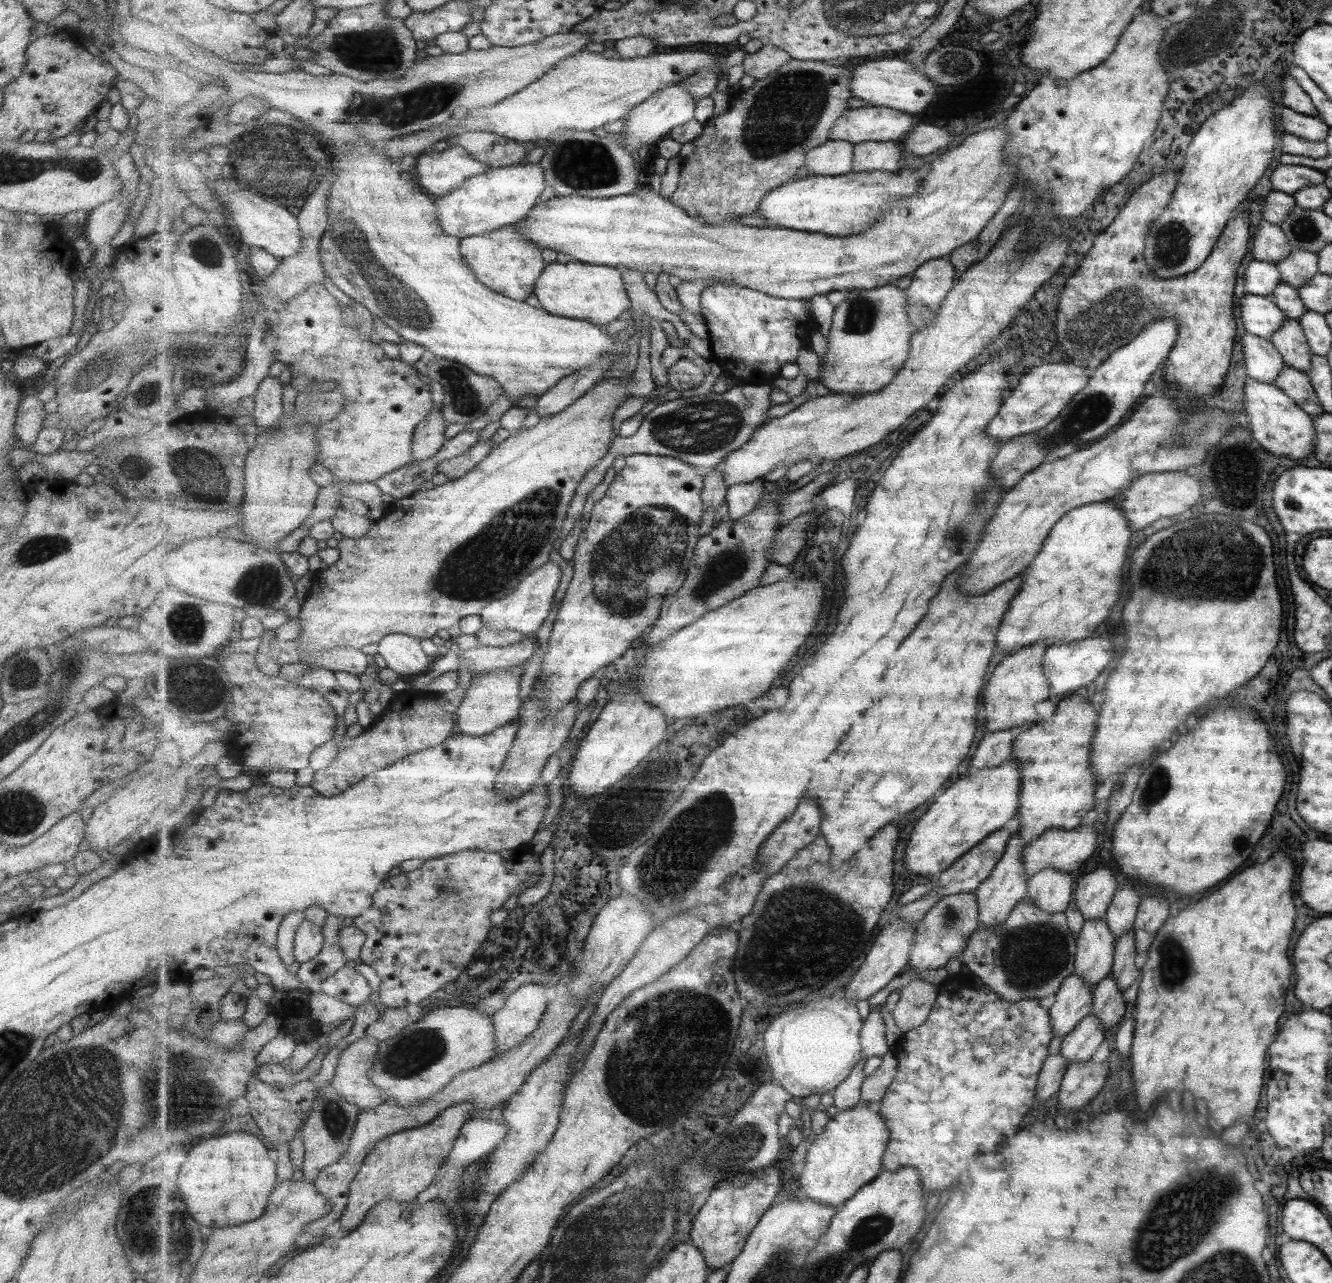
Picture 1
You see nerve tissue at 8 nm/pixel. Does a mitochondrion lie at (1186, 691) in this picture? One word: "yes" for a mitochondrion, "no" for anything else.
no

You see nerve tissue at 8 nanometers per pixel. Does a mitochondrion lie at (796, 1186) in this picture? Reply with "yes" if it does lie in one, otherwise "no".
no

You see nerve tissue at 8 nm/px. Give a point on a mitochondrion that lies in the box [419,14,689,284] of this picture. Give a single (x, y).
(579, 164)

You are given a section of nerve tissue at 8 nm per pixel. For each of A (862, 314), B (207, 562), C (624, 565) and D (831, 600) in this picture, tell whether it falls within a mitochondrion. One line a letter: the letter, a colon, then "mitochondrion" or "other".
A: mitochondrion
B: other
C: mitochondrion
D: other

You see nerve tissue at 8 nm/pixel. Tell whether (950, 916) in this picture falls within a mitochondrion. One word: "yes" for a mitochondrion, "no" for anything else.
yes

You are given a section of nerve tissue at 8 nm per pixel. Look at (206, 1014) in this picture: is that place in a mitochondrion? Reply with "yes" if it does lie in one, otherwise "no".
yes

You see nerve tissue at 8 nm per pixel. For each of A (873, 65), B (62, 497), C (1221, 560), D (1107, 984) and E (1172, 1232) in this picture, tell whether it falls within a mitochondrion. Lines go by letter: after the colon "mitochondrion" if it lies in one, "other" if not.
A: other
B: other
C: mitochondrion
D: other
E: mitochondrion

